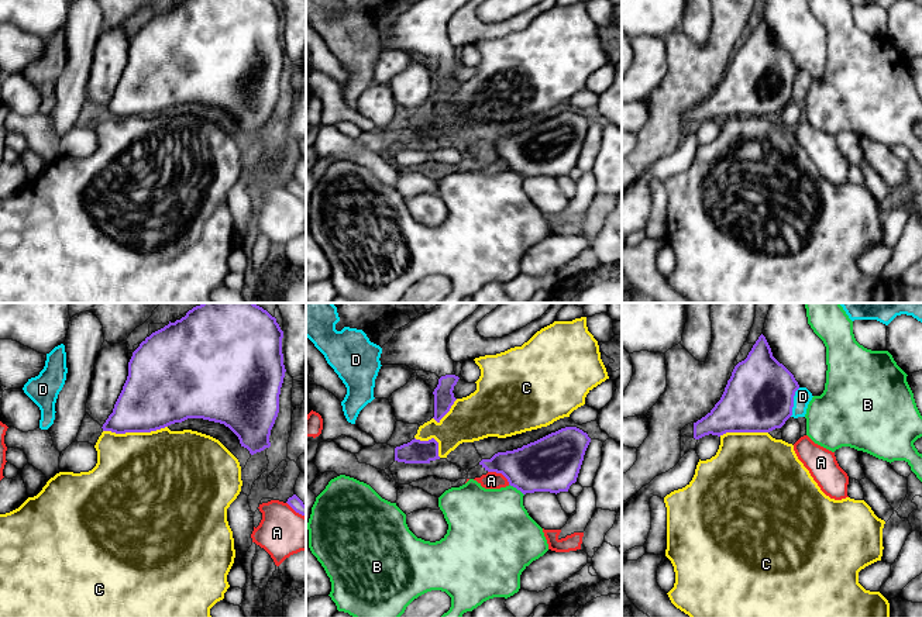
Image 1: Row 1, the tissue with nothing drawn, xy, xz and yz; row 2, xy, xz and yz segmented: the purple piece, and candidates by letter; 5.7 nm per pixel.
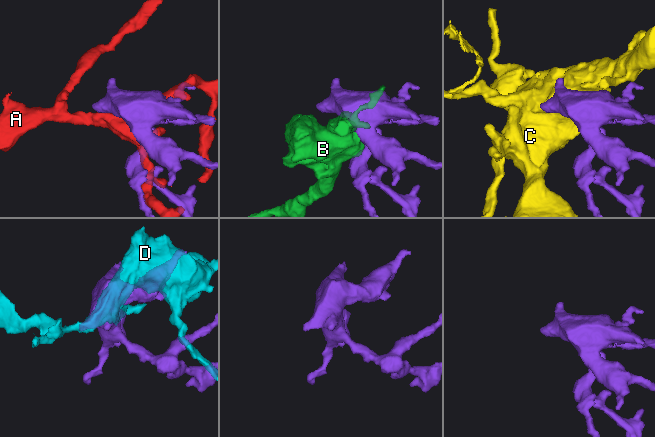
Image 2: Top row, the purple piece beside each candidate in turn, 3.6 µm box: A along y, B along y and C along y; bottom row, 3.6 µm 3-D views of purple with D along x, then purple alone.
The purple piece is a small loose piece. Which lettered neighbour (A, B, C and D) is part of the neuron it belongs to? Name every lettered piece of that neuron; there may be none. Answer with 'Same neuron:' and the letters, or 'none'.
Same neuron: none

